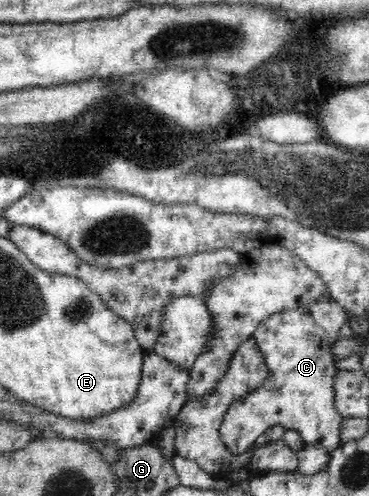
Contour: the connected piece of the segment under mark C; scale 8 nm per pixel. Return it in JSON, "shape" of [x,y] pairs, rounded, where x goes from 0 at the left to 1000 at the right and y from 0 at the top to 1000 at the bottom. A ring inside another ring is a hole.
{"shape":[[[897,595],[873,599],[854,611],[802,619],[799,623],[745,631],[718,643],[696,665],[699,700],[715,716],[726,740],[724,768],[713,780],[678,788],[664,800],[623,817],[596,861],[596,883],[631,915],[661,915],[729,861],[764,859],[810,871],[832,897],[856,897],[881,909],[908,909],[927,897],[921,853],[930,841],[908,825],[908,756],[924,746],[902,732],[902,700],[921,685],[924,659],[943,645],[935,621]]]}

